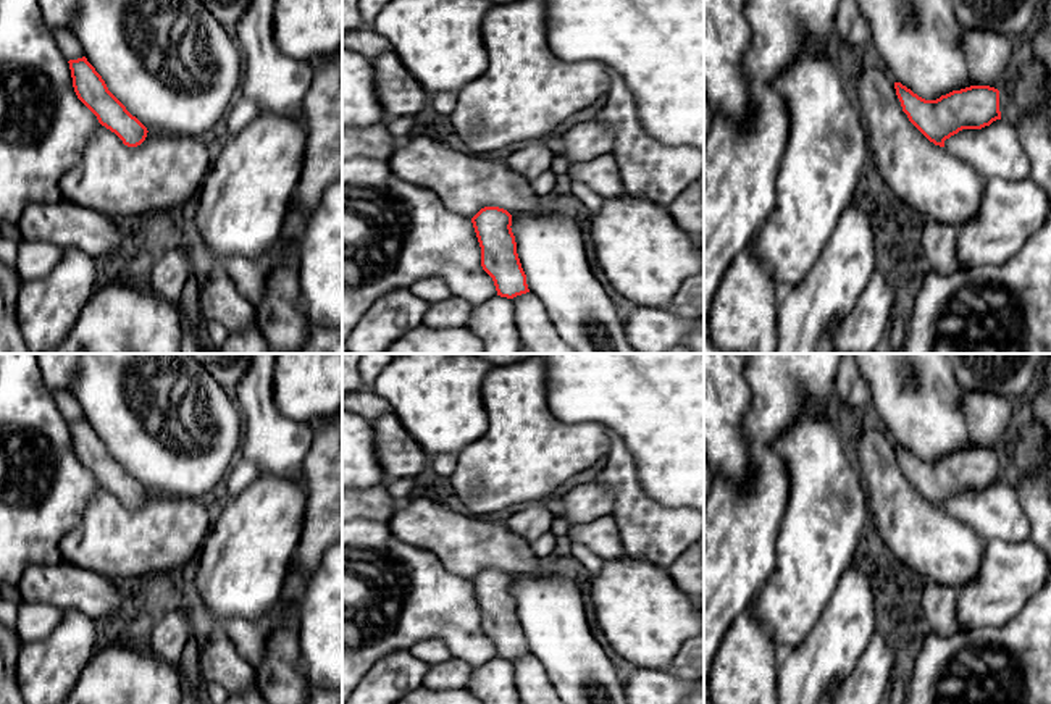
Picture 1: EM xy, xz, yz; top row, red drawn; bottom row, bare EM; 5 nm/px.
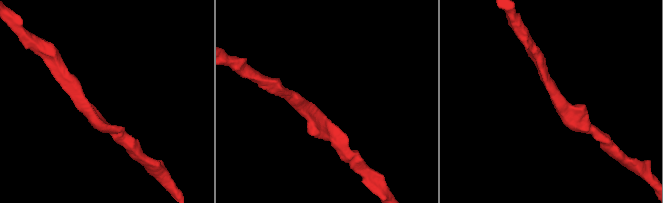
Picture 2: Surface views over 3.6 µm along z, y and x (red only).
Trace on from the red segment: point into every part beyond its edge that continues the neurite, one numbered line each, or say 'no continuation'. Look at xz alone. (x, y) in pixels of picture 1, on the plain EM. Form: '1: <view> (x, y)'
1: xz (465, 544)

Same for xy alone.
1: xy (162, 535)

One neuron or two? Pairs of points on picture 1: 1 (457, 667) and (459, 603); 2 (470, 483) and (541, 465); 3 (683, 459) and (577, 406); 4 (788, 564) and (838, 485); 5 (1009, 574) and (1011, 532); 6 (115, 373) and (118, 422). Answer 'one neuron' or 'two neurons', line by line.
1: two neurons
2: one neuron
3: one neuron
4: one neuron
5: two neurons
6: one neuron

